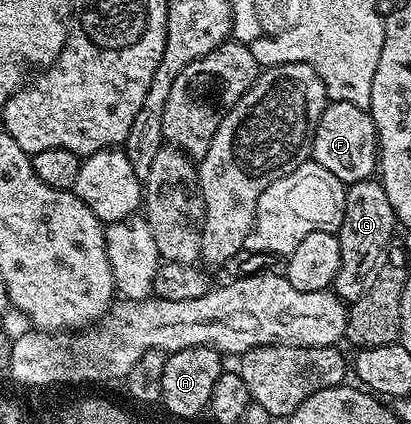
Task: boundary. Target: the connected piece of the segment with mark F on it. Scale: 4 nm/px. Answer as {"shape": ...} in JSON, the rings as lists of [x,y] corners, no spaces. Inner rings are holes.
{"shape":[[[329,101],[319,123],[313,126],[311,134],[311,157],[318,161],[331,175],[344,181],[346,186],[356,181],[368,181],[378,172],[379,150],[377,128],[368,109],[355,107],[355,103]]]}

